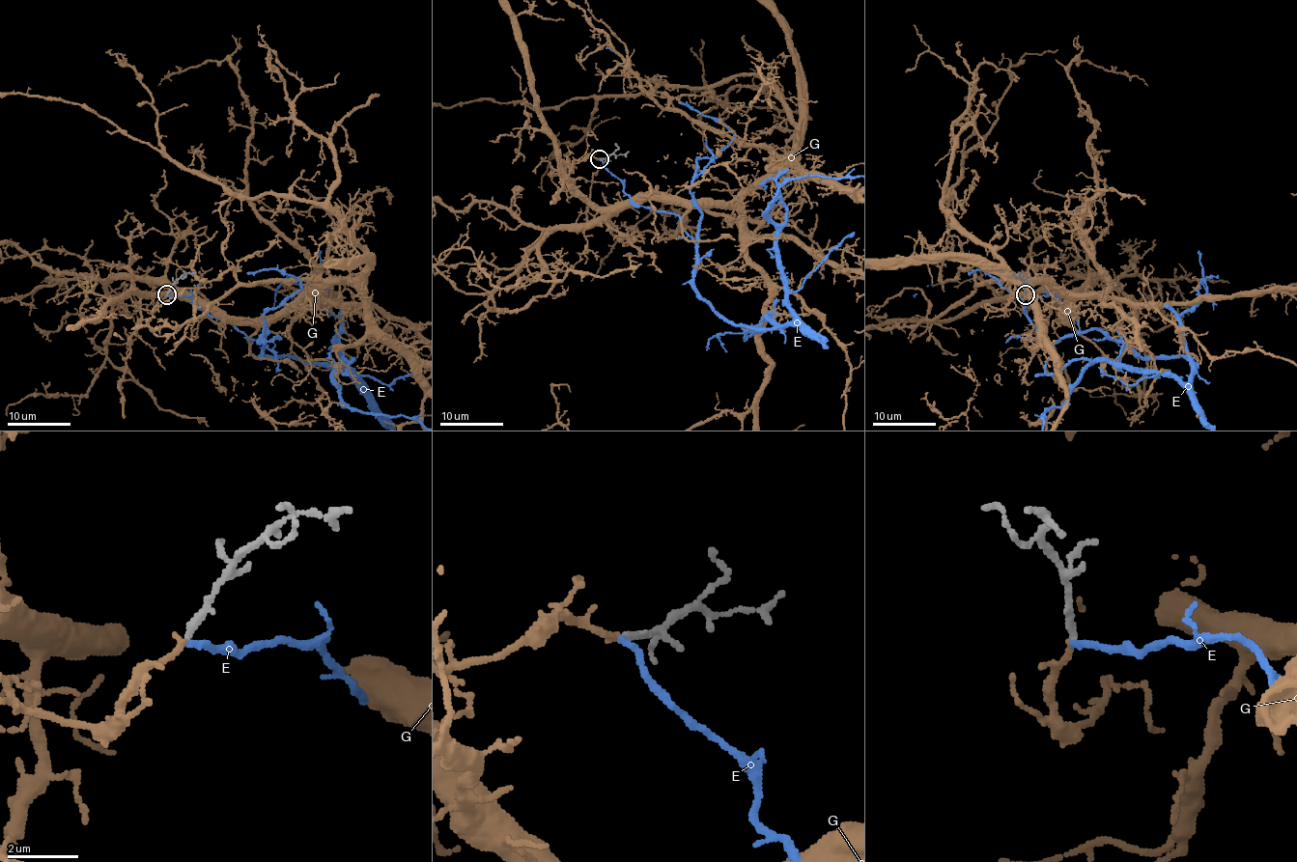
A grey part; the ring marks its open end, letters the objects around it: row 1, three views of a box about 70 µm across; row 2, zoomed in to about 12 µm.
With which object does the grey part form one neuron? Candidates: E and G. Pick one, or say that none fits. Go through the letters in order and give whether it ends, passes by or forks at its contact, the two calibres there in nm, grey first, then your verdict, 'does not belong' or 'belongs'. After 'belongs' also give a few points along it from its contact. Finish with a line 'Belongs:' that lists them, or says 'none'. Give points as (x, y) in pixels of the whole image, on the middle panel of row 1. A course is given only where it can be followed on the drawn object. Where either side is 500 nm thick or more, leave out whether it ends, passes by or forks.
E: it ends; calibres 200 and 180 nm; does not belong
G: it ends; calibres 200 and 180 nm; belongs
Belongs: G

